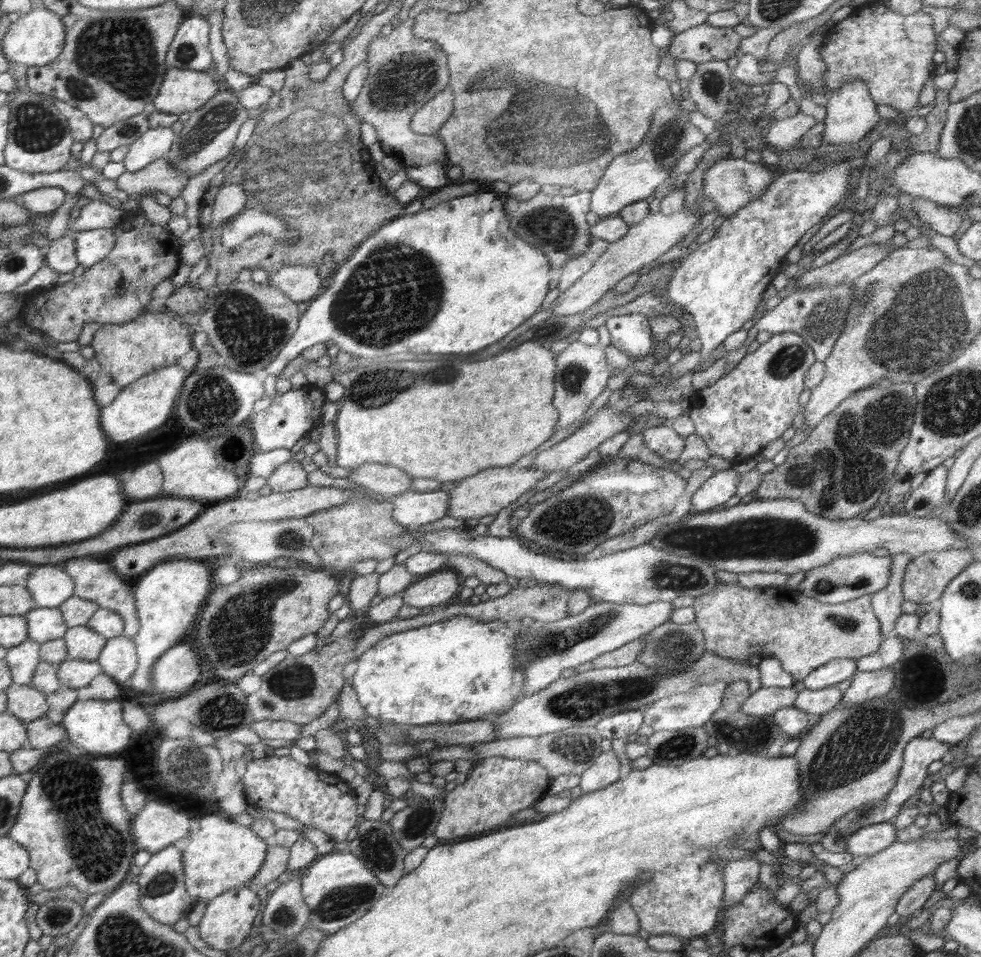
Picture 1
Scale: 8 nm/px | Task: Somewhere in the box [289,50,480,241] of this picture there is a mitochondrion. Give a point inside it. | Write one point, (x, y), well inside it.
(405, 80)

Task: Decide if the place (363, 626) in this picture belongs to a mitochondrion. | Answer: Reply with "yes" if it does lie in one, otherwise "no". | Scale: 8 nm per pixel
no

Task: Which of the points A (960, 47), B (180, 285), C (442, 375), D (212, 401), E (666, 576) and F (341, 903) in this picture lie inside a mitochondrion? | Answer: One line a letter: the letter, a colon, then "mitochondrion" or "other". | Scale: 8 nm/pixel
A: other
B: other
C: mitochondrion
D: mitochondrion
E: mitochondrion
F: mitochondrion

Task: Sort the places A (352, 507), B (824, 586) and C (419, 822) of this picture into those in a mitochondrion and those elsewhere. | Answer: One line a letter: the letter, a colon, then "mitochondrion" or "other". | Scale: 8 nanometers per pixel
A: other
B: mitochondrion
C: mitochondrion

